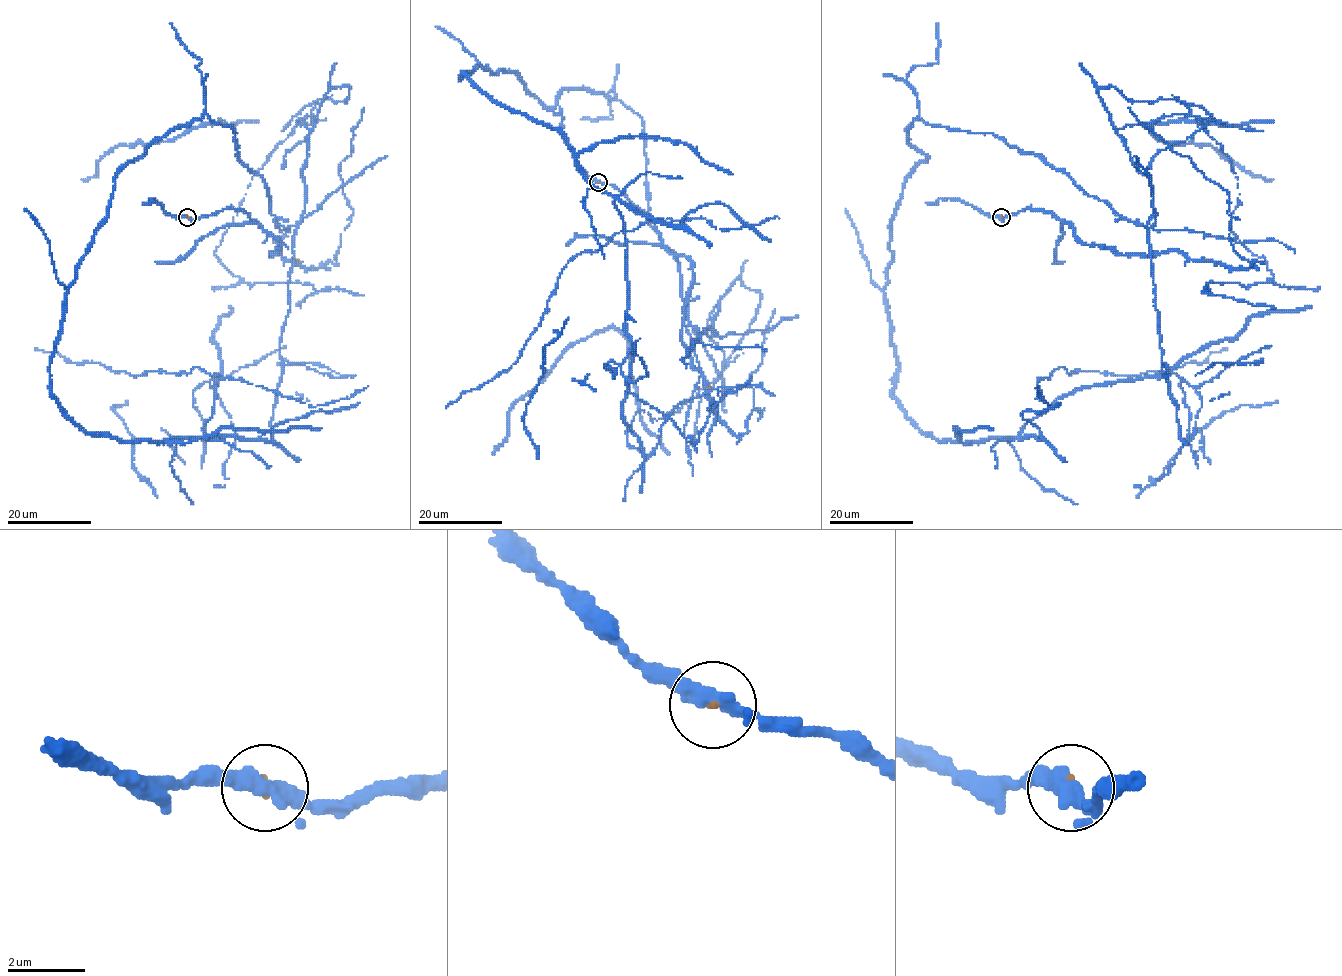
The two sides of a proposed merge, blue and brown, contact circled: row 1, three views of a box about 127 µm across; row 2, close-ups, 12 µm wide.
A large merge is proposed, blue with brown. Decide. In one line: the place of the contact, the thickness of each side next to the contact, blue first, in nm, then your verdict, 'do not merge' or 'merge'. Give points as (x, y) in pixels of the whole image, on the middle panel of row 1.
at (598, 182); 340 nm thick on the blue side, 130 nm on the other; merge

